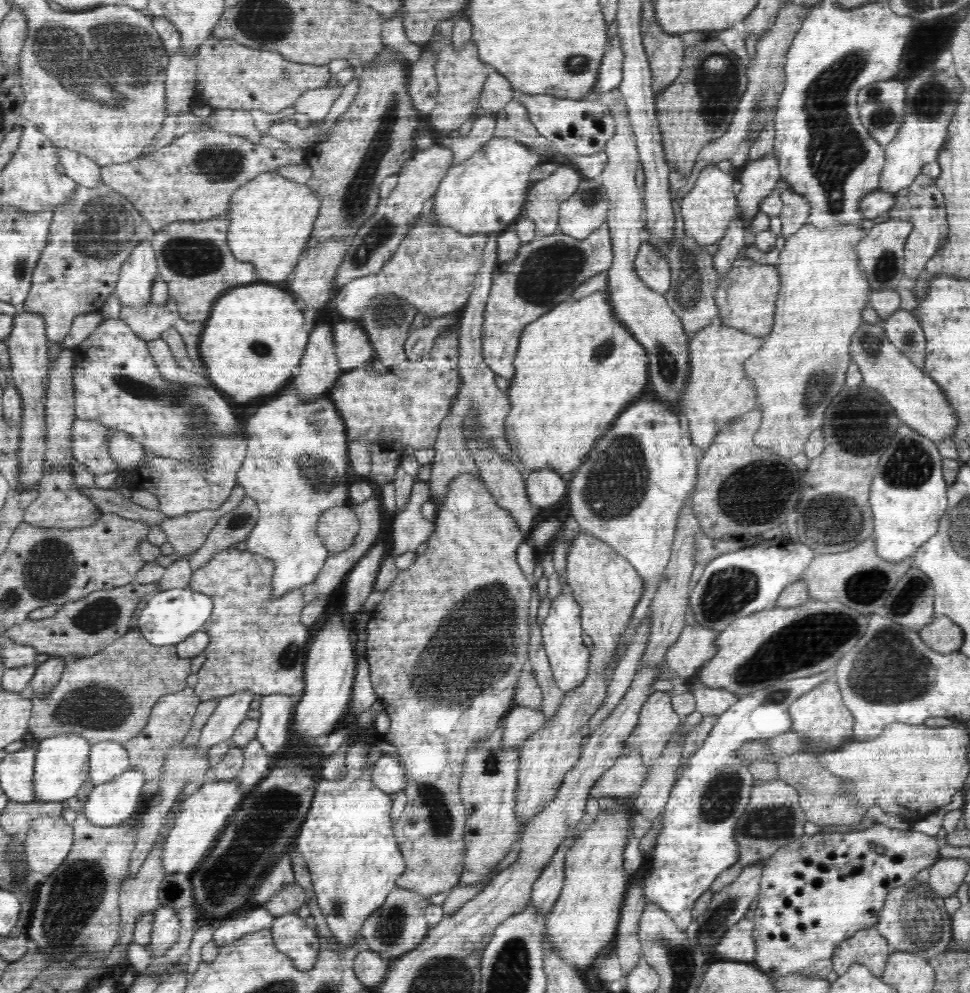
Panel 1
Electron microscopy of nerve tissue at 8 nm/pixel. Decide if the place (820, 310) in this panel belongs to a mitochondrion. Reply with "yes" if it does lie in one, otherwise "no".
no

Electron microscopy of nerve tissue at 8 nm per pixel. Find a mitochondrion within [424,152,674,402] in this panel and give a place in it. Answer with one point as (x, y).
(545, 273)

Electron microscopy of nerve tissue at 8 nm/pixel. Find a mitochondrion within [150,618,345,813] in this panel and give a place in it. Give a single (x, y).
(289, 657)

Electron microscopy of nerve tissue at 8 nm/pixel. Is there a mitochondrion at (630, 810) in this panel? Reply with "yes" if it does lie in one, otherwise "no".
no

